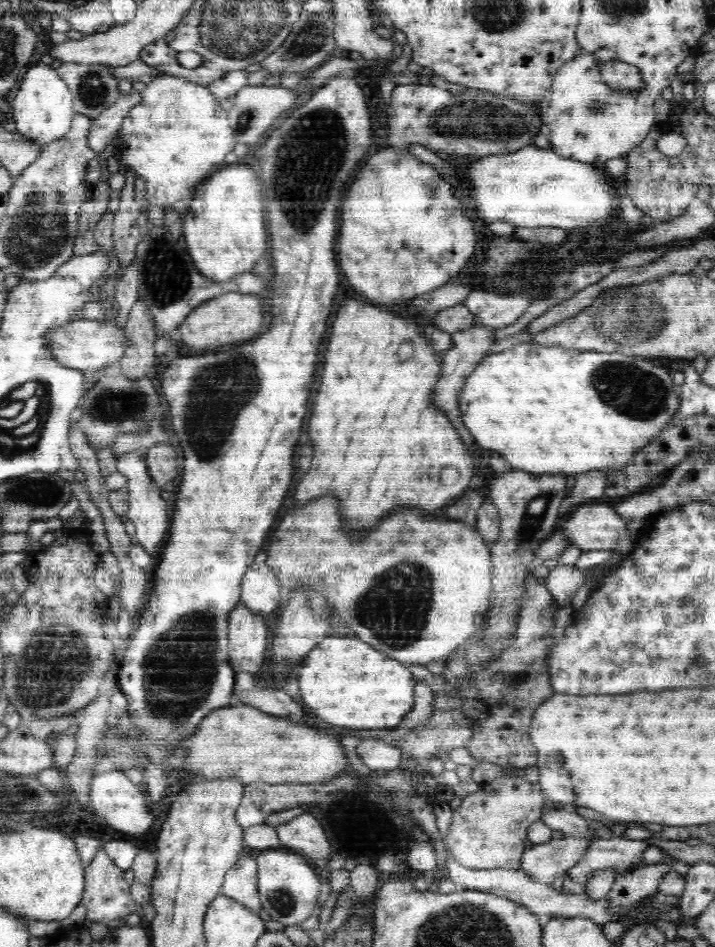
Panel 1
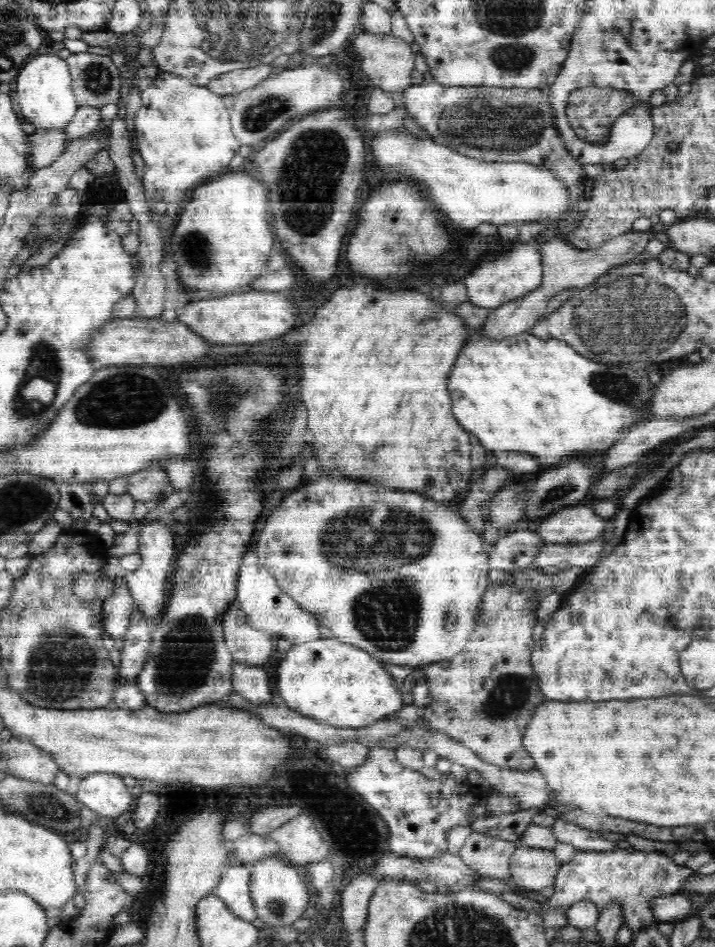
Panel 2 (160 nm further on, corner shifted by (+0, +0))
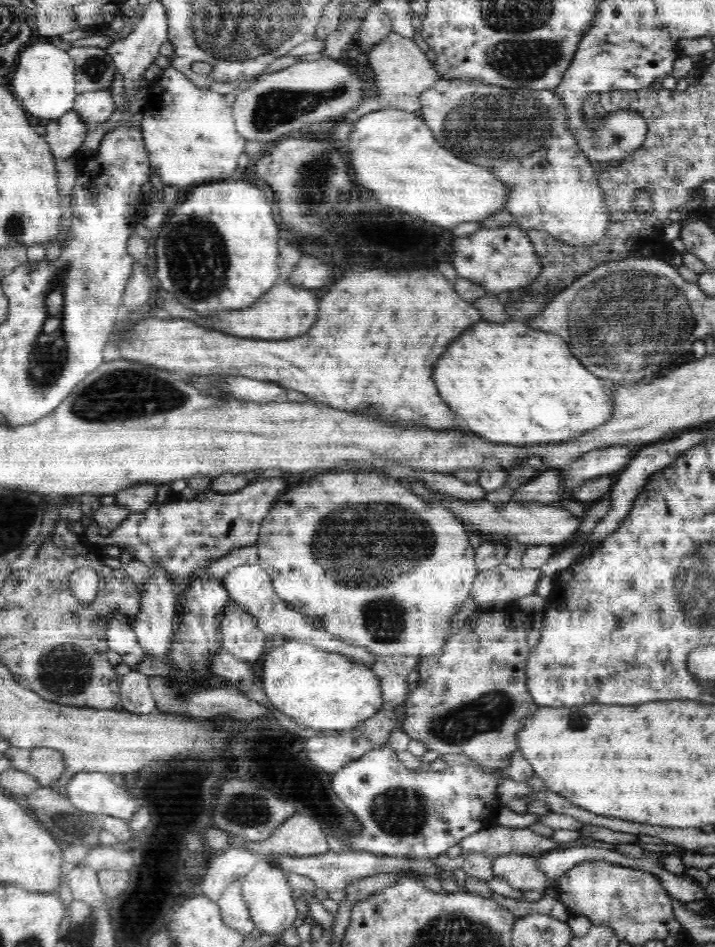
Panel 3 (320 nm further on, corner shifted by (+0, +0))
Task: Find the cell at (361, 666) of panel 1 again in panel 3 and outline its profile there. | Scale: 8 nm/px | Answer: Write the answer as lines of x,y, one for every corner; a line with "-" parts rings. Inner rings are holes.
287,639
262,658
262,690
272,706
312,730
347,730
360,726
380,709
384,694
372,666
341,652
324,651
306,640

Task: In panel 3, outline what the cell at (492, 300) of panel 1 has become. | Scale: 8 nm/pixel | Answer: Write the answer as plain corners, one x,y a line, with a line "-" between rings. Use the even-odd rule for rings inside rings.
516,225
497,229
482,227
470,236
456,237
452,242
452,256
452,264
458,276
480,284
490,295
528,285
538,276
541,267
527,232

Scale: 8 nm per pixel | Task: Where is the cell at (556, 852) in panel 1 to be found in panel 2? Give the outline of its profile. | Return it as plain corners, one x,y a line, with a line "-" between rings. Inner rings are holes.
517,846
510,858
509,875
512,876
517,886
522,886
528,891
539,892
545,886
554,884
557,872
562,864
556,859
553,850
542,848
532,848
526,846

